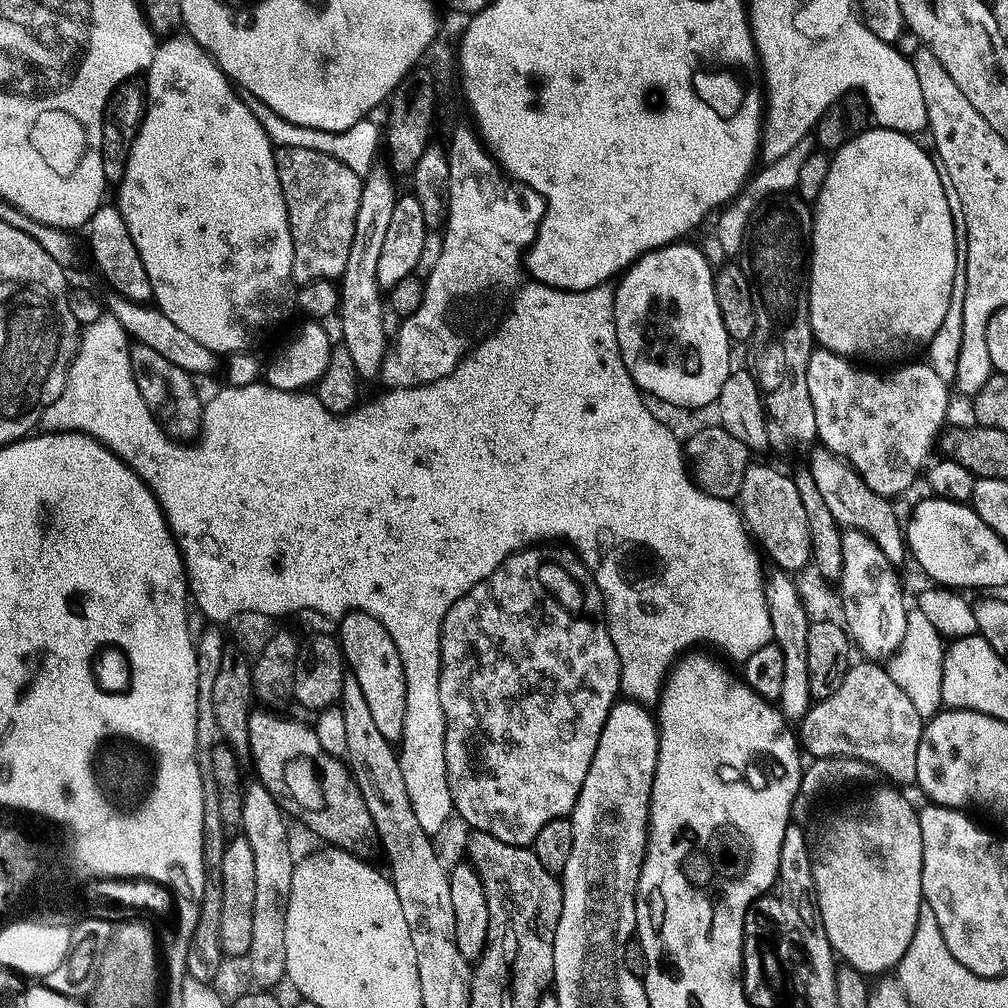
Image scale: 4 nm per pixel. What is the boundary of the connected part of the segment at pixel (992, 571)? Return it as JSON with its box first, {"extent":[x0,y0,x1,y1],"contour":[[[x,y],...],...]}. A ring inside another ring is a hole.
{"extent":[906,498,1006,590],"contour":[[[927,498],[913,507],[908,521],[906,543],[911,559],[920,563],[919,571],[931,583],[933,580],[944,590],[996,590],[996,552],[1004,552],[1006,548],[996,548],[999,534],[992,536],[994,530],[988,532],[990,526],[984,528],[986,522],[982,522],[975,508],[952,500]]]}

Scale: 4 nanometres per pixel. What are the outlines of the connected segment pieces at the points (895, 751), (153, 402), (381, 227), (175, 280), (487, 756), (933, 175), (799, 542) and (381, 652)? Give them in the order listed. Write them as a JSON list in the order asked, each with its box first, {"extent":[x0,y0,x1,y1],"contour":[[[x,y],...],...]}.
[{"extent":[798,662,926,786],"contour":[[[861,662],[862,664],[853,663],[849,667],[848,672],[845,674],[845,678],[836,693],[832,694],[830,698],[821,700],[819,702],[813,703],[812,709],[808,712],[808,715],[804,717],[802,723],[798,728],[798,739],[802,745],[803,751],[808,752],[810,757],[817,760],[822,759],[858,759],[862,762],[869,764],[877,773],[882,772],[884,775],[889,776],[893,780],[891,783],[896,786],[902,786],[900,784],[910,784],[910,786],[916,784],[916,779],[918,778],[918,746],[922,746],[922,734],[924,733],[926,727],[926,720],[918,714],[917,707],[914,706],[913,702],[906,696],[905,691],[901,689],[894,682],[889,669],[887,667],[881,666],[876,662]]]},{"extent":[132,343,205,442],"contour":[[[133,343],[132,379],[138,386],[146,406],[152,411],[153,418],[163,428],[165,434],[177,442],[192,442],[199,437],[204,426],[205,401],[200,401],[197,381],[183,372],[174,362],[166,362],[158,350],[152,350],[145,344]]]},{"extent":[338,166,399,381],"contour":[[[384,166],[375,167],[365,177],[362,205],[359,207],[358,220],[355,223],[354,243],[351,246],[346,274],[340,281],[338,321],[342,324],[342,344],[350,352],[355,369],[363,381],[375,381],[379,377],[381,364],[390,347],[390,336],[386,334],[384,320],[386,306],[378,283],[378,265],[395,206],[399,201],[394,182],[396,180],[393,173]]]},{"extent":[118,34,298,358],"contour":[[[180,34],[168,38],[156,49],[156,57],[146,73],[146,95],[148,108],[144,111],[144,121],[140,127],[138,138],[134,142],[134,150],[130,154],[130,162],[126,166],[126,174],[118,186],[120,201],[118,207],[122,218],[126,218],[126,227],[134,237],[134,246],[138,246],[138,254],[142,254],[142,266],[146,266],[146,274],[150,274],[152,299],[155,307],[160,309],[178,330],[190,334],[194,342],[202,342],[206,350],[228,358],[233,353],[247,353],[252,347],[252,339],[263,334],[267,328],[280,324],[294,308],[294,297],[298,288],[294,283],[294,238],[288,217],[288,203],[284,197],[284,187],[278,178],[276,165],[277,149],[268,131],[264,129],[261,117],[255,116],[244,105],[245,97],[234,87],[228,75],[218,66],[218,62],[198,42],[187,35]]]},{"extent":[440,546,622,848],"contour":[[[533,546],[525,548],[522,552],[516,552],[506,562],[502,562],[502,566],[498,570],[494,570],[494,574],[490,574],[490,578],[478,582],[478,586],[470,589],[446,614],[446,622],[442,630],[440,653],[442,654],[442,670],[440,671],[442,714],[446,714],[446,766],[448,767],[448,785],[452,791],[452,807],[455,815],[457,817],[461,816],[469,824],[469,829],[472,832],[485,832],[494,838],[498,838],[498,842],[506,842],[510,846],[532,848],[535,845],[538,834],[542,834],[542,830],[545,826],[550,826],[550,822],[566,820],[571,817],[572,812],[576,808],[578,798],[582,794],[582,786],[586,786],[586,774],[590,774],[590,766],[594,762],[594,754],[598,750],[598,742],[602,742],[602,734],[606,730],[606,722],[622,696],[620,659],[618,658],[618,650],[608,633],[608,618],[604,615],[604,596],[600,592],[600,587],[596,585],[596,577],[589,572],[587,564],[580,559],[579,555],[568,546]]]},{"extent":[808,127,958,361],"contour":[[[877,127],[875,130],[863,132],[848,141],[832,160],[830,178],[826,178],[826,186],[819,200],[814,205],[814,223],[812,226],[812,250],[810,253],[810,279],[808,297],[810,298],[810,318],[812,334],[820,348],[830,350],[839,356],[857,358],[856,356],[889,356],[892,360],[903,361],[912,358],[915,352],[929,347],[933,338],[942,330],[942,322],[946,322],[946,314],[950,314],[950,302],[954,294],[954,278],[958,270],[958,254],[956,253],[956,231],[954,218],[950,210],[950,202],[946,198],[946,182],[938,174],[936,160],[927,156],[916,145],[917,141],[902,132],[889,132],[887,128]]]},{"extent":[738,465,811,574],"contour":[[[751,465],[743,480],[738,506],[749,533],[777,569],[786,574],[797,574],[811,565],[809,519],[793,477],[783,477],[766,466]]]},{"extent":[338,612,406,742],"contour":[[[351,612],[339,621],[338,639],[340,649],[344,651],[344,659],[350,672],[357,676],[358,685],[366,696],[371,716],[379,733],[391,742],[404,739],[404,723],[406,722],[406,670],[402,662],[402,654],[398,654],[398,646],[394,646],[394,638],[390,638],[390,630],[378,622],[378,618],[370,618],[365,612]]]}]

